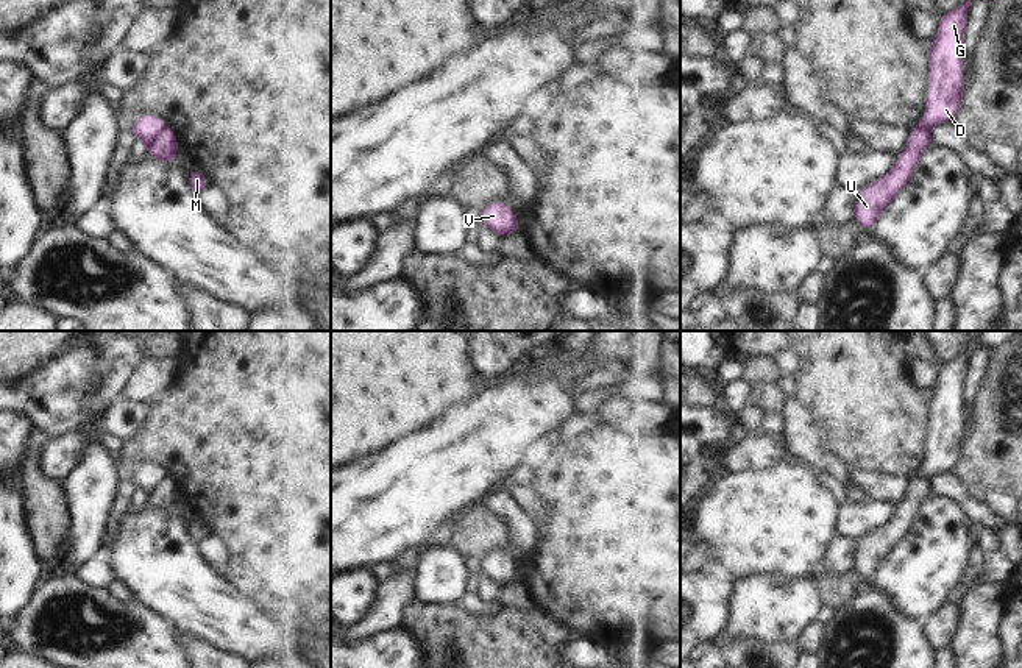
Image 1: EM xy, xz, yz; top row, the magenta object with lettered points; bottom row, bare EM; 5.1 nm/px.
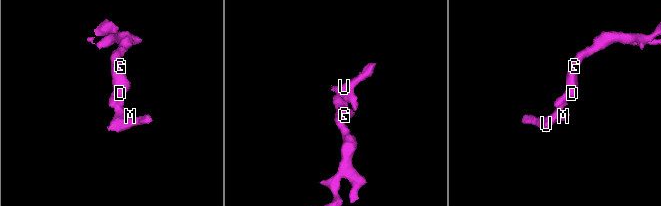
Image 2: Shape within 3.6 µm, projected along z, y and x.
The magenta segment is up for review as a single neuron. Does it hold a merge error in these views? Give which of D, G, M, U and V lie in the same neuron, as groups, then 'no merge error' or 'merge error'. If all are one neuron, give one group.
D G V / M U | merge error

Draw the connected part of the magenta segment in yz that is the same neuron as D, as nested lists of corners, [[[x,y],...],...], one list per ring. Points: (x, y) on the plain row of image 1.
[[[978,331],[969,337],[961,356],[939,367],[938,386],[928,401],[928,448],[919,478],[932,479],[936,473],[953,471],[960,462],[966,425],[963,384],[971,353],[980,342],[997,348],[1017,332],[1020,331]]]

